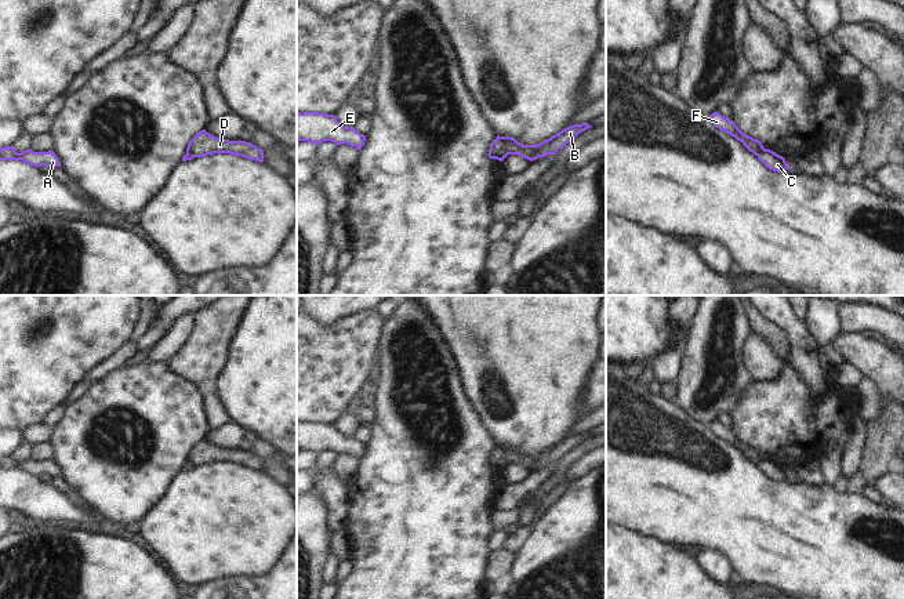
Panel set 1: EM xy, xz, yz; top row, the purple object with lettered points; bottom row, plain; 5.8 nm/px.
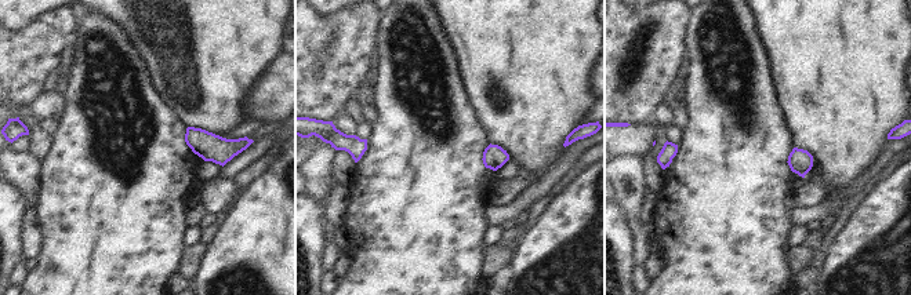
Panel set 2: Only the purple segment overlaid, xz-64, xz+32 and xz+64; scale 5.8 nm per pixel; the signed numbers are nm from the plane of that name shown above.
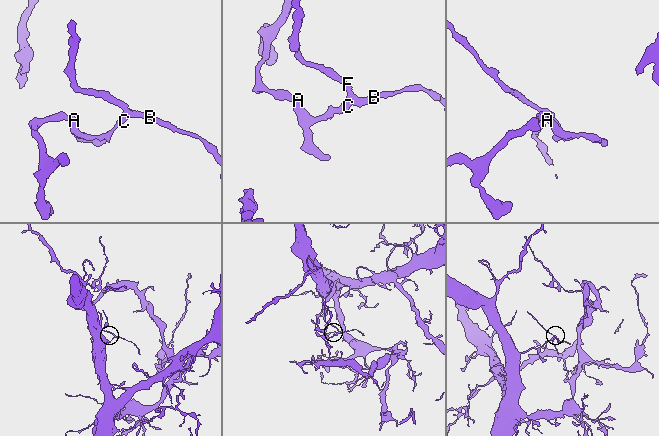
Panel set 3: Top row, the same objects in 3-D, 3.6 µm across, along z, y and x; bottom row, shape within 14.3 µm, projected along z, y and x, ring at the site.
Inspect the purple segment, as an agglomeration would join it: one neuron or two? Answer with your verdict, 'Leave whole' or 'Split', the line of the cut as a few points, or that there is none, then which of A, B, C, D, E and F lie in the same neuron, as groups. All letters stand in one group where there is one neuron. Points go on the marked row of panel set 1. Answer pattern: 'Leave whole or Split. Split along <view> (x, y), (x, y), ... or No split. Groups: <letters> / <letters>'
Split. Split along xz (497, 137), (508, 153). Groups: A C E / B D F.

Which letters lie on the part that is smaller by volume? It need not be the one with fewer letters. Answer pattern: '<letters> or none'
B, D, F

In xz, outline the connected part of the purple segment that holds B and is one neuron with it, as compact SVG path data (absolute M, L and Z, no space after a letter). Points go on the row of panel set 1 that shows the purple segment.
M587 121L581 124L574 124L563 128L558 134L551 138L537 144L537 145L523 145L518 142L512 137L500 137L505 146L508 155L519 155L530 161L537 160L538 157L544 157L547 155L555 155L559 149L562 149L566 144L573 141L580 132L591 128Z

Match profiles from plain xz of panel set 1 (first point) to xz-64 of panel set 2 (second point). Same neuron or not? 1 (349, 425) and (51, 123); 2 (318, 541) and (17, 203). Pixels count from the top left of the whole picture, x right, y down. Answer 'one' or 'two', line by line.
1: two
2: one

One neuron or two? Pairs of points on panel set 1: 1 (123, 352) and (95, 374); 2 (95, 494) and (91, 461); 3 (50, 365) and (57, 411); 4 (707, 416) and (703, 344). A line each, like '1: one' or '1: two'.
1: one
2: one
3: two
4: one

